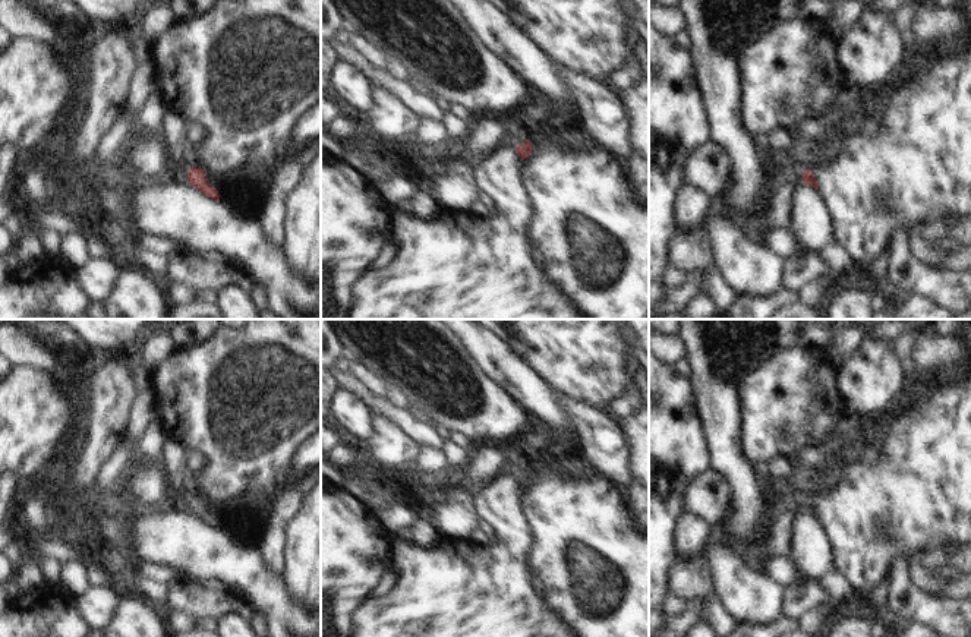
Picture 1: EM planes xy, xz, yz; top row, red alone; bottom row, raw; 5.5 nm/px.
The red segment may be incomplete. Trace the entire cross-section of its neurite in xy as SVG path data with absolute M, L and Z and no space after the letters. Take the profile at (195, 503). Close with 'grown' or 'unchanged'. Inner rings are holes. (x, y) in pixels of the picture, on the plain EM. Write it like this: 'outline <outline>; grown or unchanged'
outline M183 488L180 491L180 504L183 508L186 508L189 513L195 514L199 520L202 520L208 526L220 529L217 517L207 510L205 501L201 495L198 495L198 493L190 495Z; grown

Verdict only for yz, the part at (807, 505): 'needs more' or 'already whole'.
needs more

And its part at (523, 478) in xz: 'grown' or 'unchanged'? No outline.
grown

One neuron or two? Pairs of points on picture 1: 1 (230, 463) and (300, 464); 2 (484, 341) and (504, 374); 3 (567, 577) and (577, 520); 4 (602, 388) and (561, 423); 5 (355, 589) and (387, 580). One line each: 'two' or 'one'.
1: two
2: one
3: one
4: two
5: two

